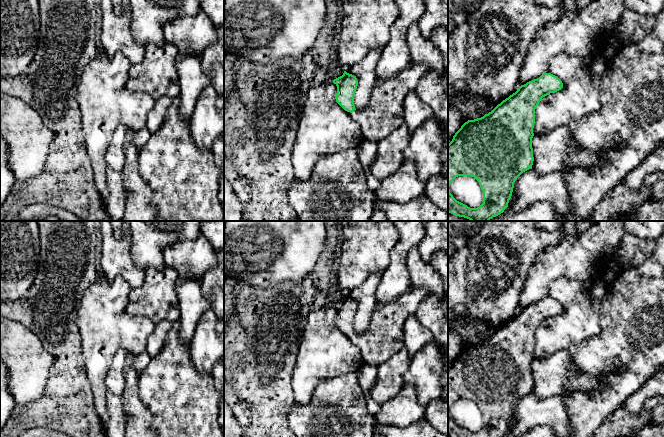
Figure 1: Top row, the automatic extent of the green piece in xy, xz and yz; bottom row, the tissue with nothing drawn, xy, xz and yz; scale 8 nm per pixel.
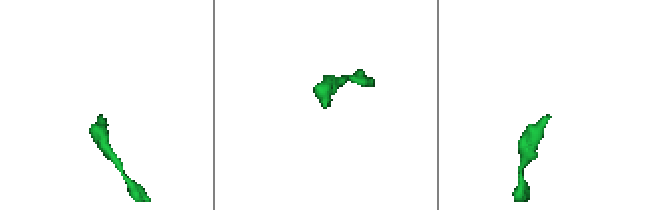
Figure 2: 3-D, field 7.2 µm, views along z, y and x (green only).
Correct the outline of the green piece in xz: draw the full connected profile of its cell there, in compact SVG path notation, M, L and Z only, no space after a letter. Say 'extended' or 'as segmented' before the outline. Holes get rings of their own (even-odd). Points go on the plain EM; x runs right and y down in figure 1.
extended | M410 286L394 301L378 305L366 331L356 334L354 319L358 304L344 295L342 300L333 304L337 310L335 323L360 349L364 363L379 366L404 347L404 323L427 296L426 287Z

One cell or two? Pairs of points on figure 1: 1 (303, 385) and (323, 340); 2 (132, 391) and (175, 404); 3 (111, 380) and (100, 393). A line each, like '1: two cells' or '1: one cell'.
1: one cell
2: two cells
3: two cells

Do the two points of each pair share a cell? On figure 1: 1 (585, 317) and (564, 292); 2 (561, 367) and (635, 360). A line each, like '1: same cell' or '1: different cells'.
1: same cell
2: different cells

